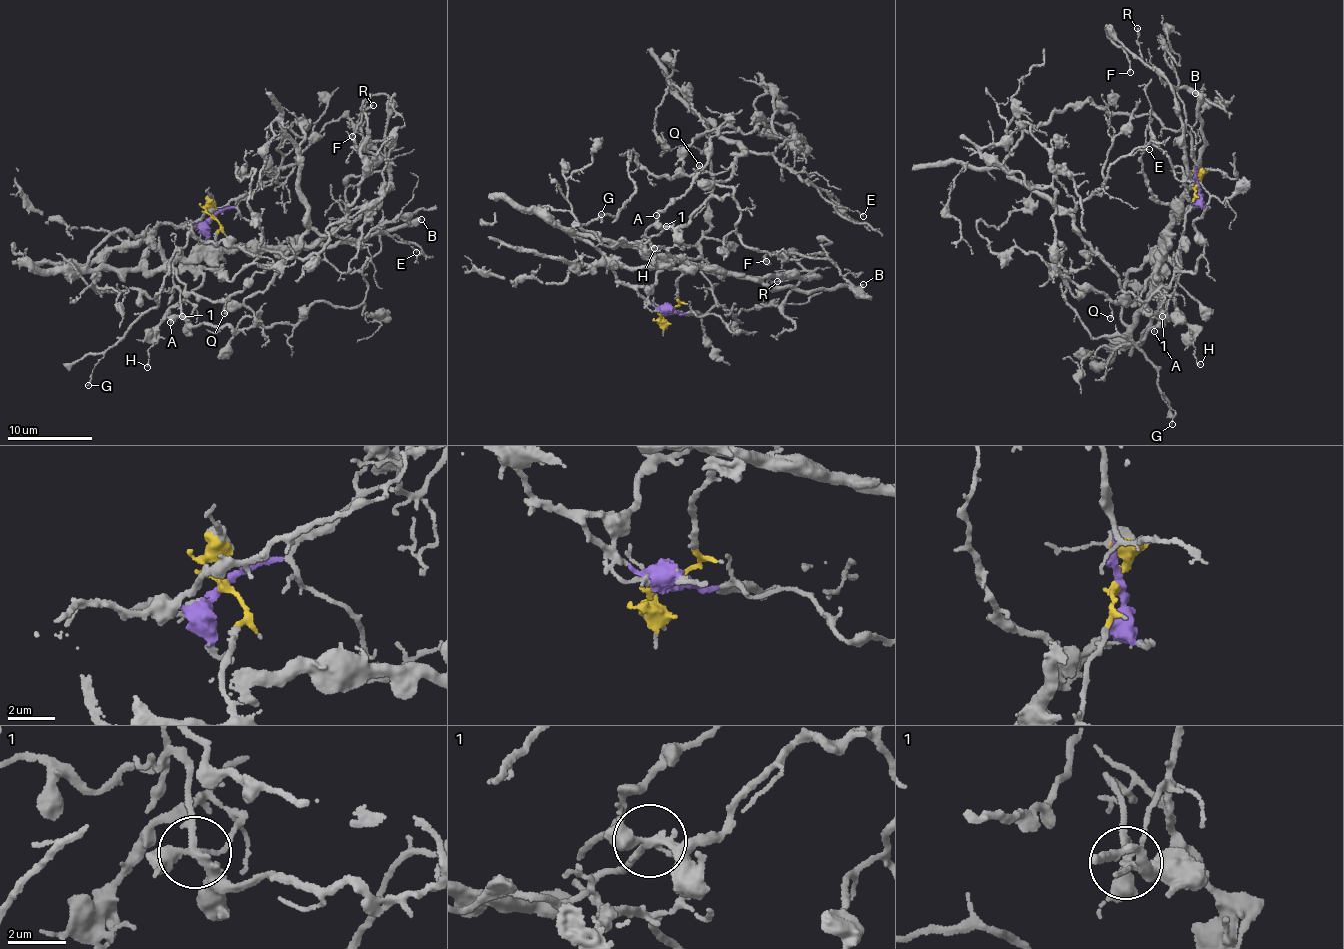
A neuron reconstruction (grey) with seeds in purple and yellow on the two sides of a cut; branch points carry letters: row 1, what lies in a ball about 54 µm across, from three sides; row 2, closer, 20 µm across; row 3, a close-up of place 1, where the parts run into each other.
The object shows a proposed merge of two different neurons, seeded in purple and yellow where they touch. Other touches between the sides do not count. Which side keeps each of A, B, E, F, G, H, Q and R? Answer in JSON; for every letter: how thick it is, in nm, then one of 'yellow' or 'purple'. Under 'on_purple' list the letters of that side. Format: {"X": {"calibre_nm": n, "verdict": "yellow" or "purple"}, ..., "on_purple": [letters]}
{"A": {"calibre_nm": 110, "verdict": "yellow"}, "B": {"calibre_nm": 440, "verdict": "yellow"}, "E": {"calibre_nm": 110, "verdict": "purple"}, "F": {"calibre_nm": 150, "verdict": "yellow"}, "G": {"calibre_nm": 90, "verdict": "purple"}, "H": {"calibre_nm": 110, "verdict": "yellow"}, "Q": {"calibre_nm": 130, "verdict": "yellow"}, "R": {"calibre_nm": 220, "verdict": "yellow"}, "on_purple": ["E", "G"]}

